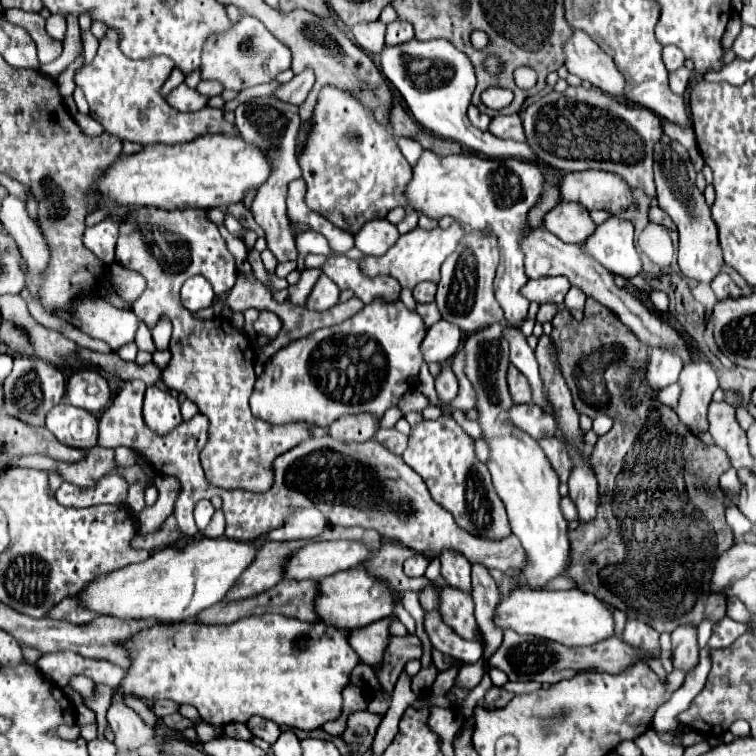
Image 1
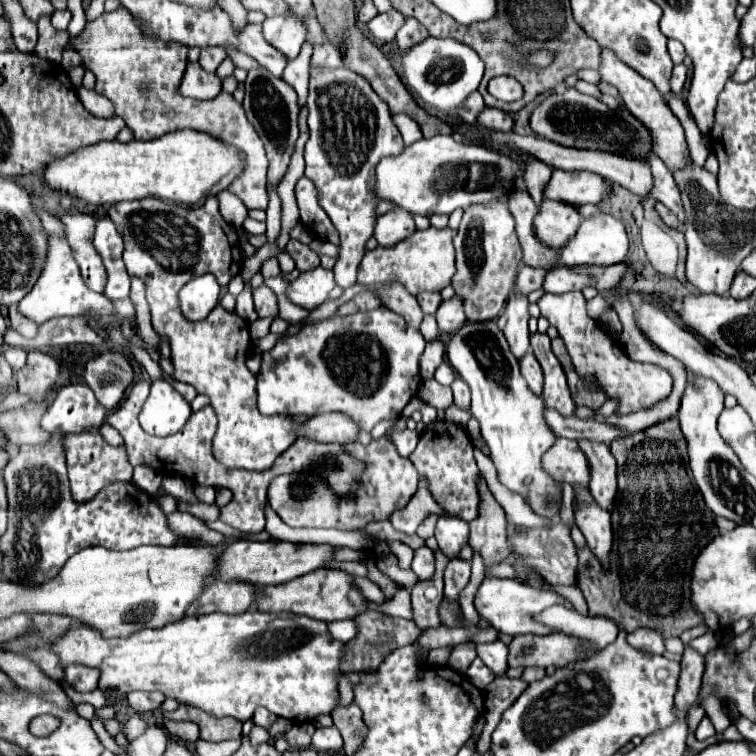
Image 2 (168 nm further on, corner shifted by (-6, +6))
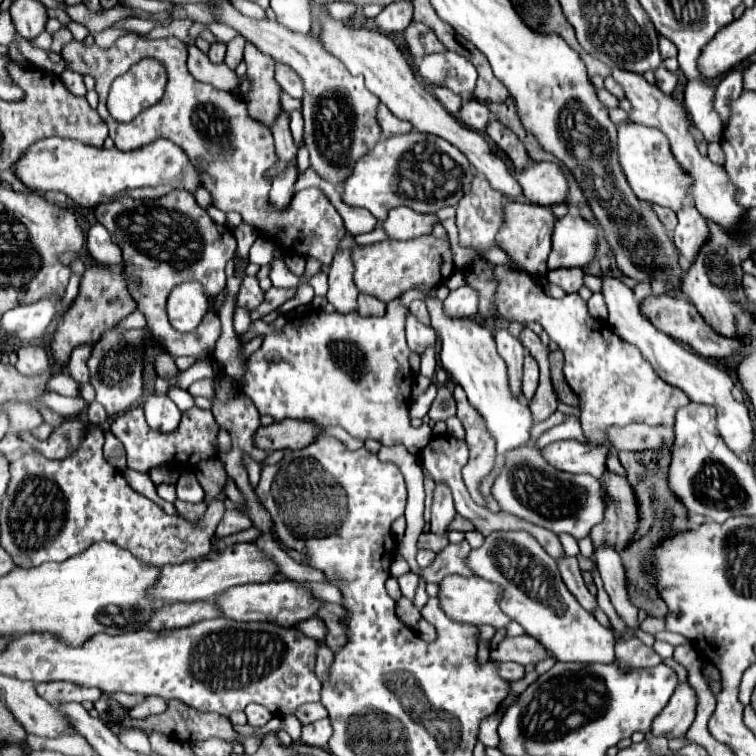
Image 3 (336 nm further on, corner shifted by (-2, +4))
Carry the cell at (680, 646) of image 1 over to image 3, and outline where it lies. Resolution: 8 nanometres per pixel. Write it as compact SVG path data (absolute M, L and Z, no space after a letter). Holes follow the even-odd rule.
M688 682L678 684L670 702L668 702L668 706L654 720L652 734L654 736L664 734L668 738L684 736L686 730L690 728L690 724L696 718L696 706L698 706L696 690Z

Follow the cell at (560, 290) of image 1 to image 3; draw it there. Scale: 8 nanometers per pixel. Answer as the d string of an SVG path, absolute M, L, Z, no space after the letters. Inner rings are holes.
M558 268L548 270L546 278L550 284L560 286L564 292L578 292L584 286L584 270L582 268Z

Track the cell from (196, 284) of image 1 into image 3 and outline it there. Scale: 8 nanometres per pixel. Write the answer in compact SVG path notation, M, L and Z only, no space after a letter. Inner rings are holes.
M198 282L176 286L168 296L168 318L178 332L192 332L210 308L210 300Z

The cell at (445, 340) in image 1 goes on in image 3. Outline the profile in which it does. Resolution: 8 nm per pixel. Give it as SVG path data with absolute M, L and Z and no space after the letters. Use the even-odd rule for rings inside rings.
M470 286L452 290L444 300L444 312L450 318L470 318L478 310L478 294Z

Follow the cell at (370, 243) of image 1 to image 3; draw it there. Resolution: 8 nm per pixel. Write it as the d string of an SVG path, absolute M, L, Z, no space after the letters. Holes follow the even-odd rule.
M398 206L390 210L386 222L382 222L380 226L384 228L390 240L410 240L430 234L434 222L438 222L434 214L418 214L406 206Z

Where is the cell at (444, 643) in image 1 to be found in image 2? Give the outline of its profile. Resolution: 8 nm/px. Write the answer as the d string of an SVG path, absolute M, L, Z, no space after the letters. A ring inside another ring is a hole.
M498 640L492 644L478 644L478 658L496 674L496 676L504 676L504 672L508 670L508 646Z

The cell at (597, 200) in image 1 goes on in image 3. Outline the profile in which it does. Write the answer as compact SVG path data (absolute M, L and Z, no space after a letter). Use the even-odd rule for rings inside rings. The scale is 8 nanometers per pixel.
M530 162L526 170L512 170L524 196L532 204L554 206L564 204L568 198L568 180L560 166L552 162Z

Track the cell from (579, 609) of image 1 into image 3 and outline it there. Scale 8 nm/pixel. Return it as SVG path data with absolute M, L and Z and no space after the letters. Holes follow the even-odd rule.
M450 576L444 578L444 582L440 584L440 606L442 610L446 610L446 614L458 622L468 622L474 626L480 624L492 624L496 630L498 628L506 628L510 624L510 618L506 618L506 614L500 608L500 600L504 598L502 594L502 586L494 584L494 582L486 582L478 576L472 578L460 578L460 576Z

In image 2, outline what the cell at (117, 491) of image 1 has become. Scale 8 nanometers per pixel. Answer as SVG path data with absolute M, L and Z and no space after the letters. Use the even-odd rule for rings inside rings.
M80 432L80 434L66 436L66 458L68 458L68 466L72 466L72 472L74 472L72 496L78 502L92 500L110 482L116 482L116 480L130 482L132 480L132 466L126 460L126 448L110 446L100 434Z

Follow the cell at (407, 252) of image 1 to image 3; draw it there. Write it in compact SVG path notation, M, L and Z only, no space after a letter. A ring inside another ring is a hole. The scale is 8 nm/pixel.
M428 234L404 242L384 240L370 246L354 246L352 260L354 260L354 282L358 290L362 294L380 298L382 302L392 302L406 290L416 286L438 288L440 284L446 284L446 280L454 272L454 252L448 236L434 238Z

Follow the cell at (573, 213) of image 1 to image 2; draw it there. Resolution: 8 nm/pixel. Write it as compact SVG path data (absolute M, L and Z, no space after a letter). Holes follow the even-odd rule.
M542 200L534 216L534 236L548 248L562 248L582 222L578 210L570 204Z

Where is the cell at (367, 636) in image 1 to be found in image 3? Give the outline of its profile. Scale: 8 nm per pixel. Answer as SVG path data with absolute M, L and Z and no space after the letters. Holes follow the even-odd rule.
M314 616L314 618L308 618L308 622L300 622L300 624L296 624L296 628L298 630L302 630L306 636L310 636L310 638L316 638L318 642L324 642L326 640L326 624L318 618L318 616Z

